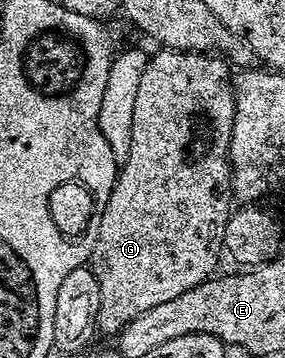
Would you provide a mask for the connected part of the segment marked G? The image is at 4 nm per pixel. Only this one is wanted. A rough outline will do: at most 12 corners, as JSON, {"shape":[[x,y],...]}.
{"shape":[[156,50],[89,266],[118,333],[216,274],[229,63]]}

